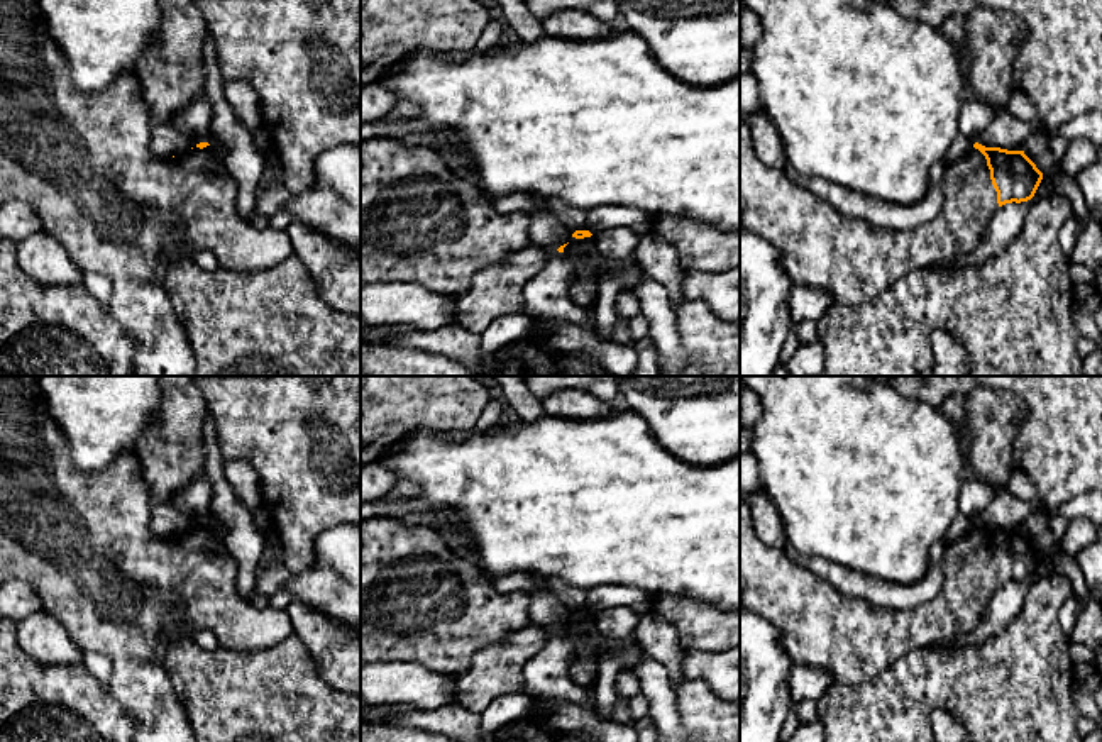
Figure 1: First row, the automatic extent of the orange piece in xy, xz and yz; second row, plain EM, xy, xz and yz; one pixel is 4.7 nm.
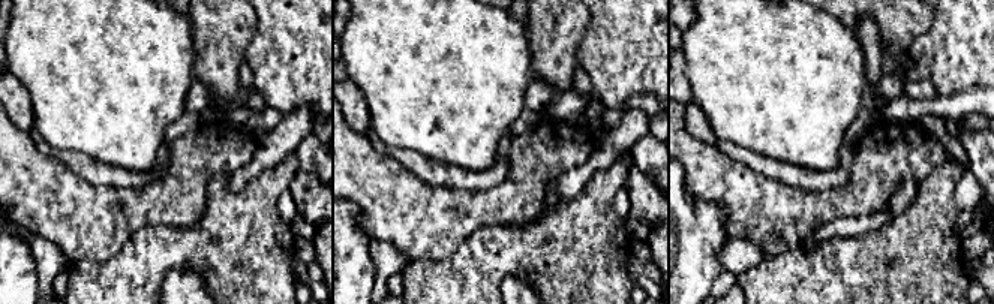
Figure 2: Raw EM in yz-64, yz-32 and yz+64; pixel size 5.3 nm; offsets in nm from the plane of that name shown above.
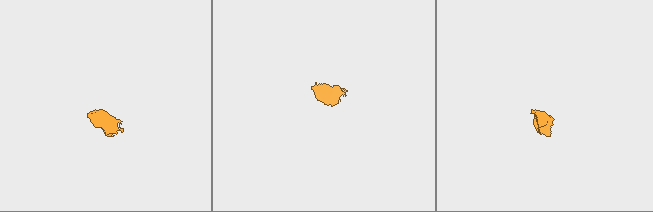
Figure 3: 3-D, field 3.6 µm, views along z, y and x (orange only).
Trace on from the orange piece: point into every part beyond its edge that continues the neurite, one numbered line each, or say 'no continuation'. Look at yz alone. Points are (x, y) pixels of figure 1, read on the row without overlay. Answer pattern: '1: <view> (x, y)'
1: yz (850, 639)

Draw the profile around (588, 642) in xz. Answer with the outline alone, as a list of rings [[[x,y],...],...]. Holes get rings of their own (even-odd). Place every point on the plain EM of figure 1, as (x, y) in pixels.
[[[592,615],[584,618],[572,617],[562,634],[574,647],[574,659],[589,666],[598,664],[606,640],[596,628]]]

